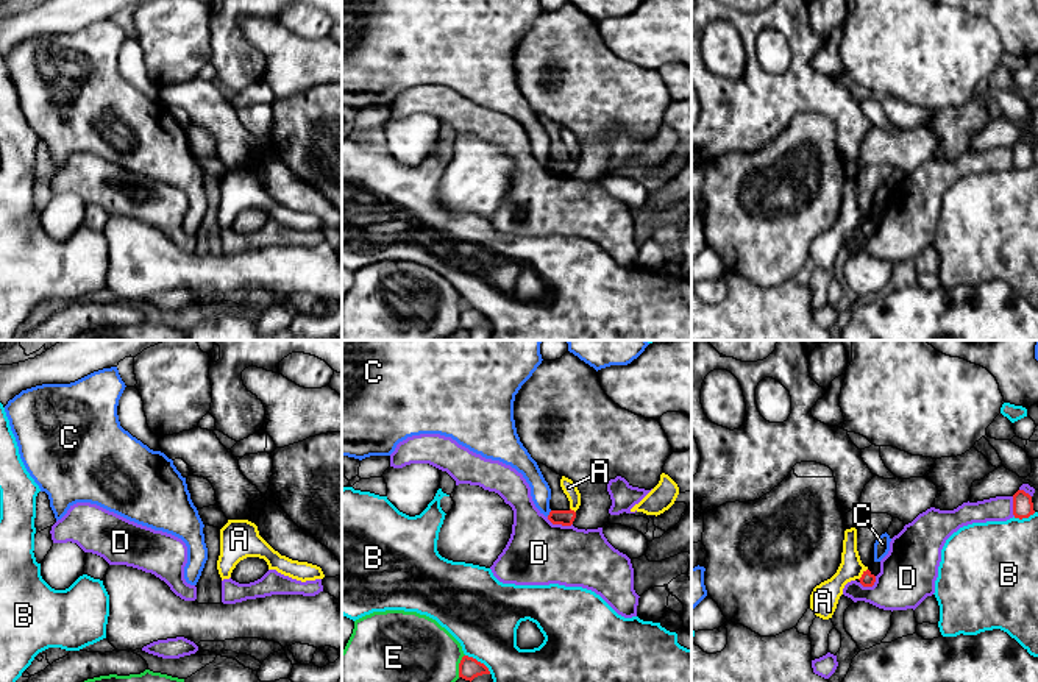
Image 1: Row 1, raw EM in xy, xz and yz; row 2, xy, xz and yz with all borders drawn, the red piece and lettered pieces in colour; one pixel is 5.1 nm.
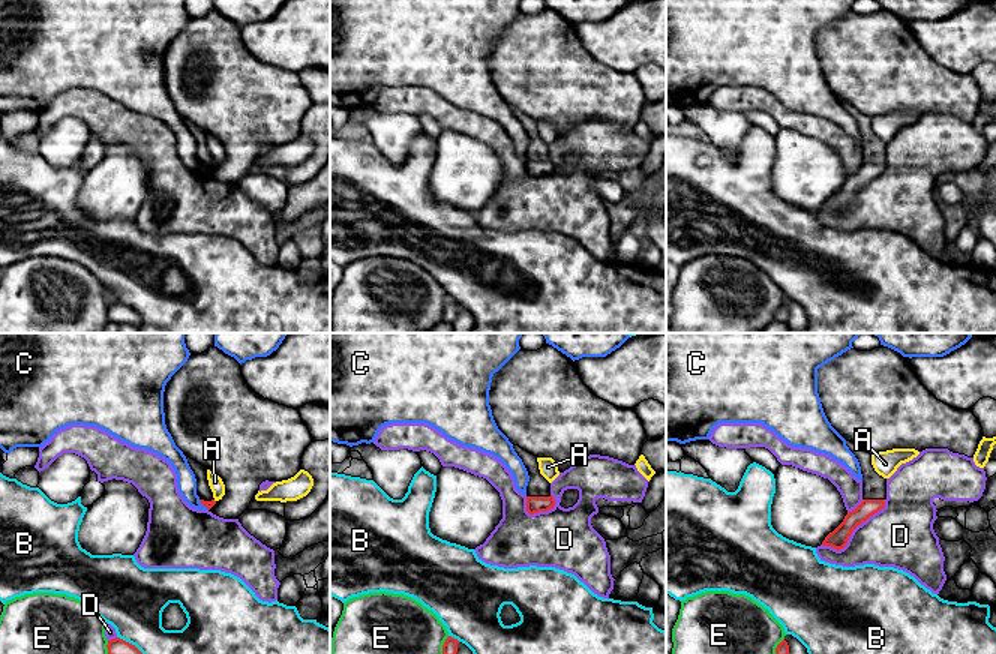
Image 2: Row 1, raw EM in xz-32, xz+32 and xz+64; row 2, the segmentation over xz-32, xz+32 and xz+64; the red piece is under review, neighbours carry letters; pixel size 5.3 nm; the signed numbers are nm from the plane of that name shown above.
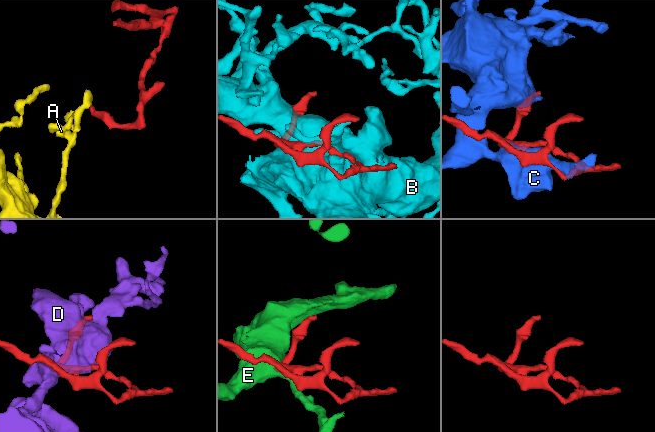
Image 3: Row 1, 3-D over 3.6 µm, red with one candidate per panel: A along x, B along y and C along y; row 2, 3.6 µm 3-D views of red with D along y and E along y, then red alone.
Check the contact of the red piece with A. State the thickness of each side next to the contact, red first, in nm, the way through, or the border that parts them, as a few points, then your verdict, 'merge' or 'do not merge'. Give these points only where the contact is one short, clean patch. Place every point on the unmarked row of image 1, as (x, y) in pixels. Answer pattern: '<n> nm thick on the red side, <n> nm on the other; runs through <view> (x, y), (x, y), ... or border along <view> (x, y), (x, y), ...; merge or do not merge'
70 nm thick on the red side, 140 nm on the other; border along yz (867, 219), (859, 230); do not merge

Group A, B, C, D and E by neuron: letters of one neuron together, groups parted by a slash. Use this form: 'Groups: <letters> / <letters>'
Groups: A / B / C / D / E

